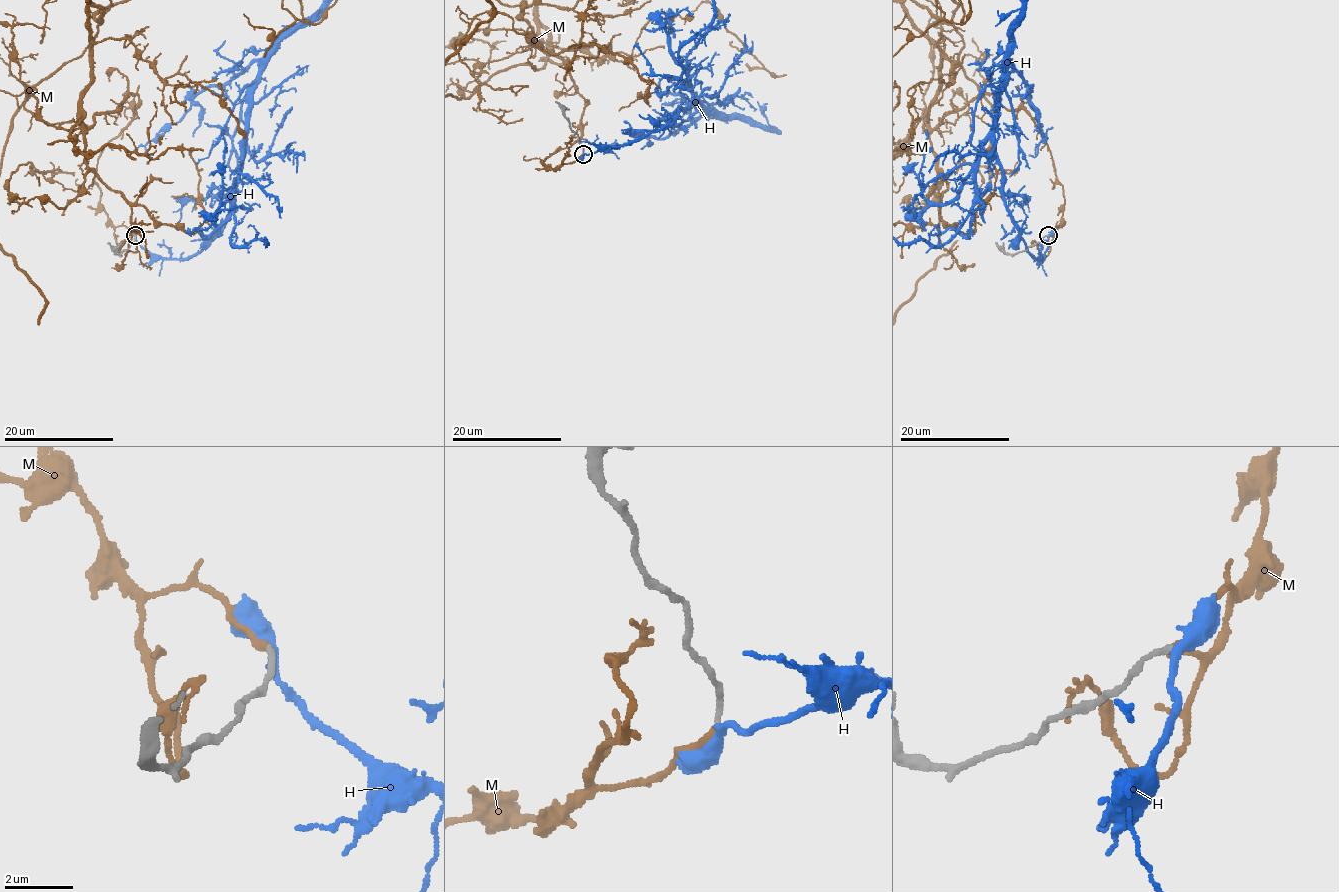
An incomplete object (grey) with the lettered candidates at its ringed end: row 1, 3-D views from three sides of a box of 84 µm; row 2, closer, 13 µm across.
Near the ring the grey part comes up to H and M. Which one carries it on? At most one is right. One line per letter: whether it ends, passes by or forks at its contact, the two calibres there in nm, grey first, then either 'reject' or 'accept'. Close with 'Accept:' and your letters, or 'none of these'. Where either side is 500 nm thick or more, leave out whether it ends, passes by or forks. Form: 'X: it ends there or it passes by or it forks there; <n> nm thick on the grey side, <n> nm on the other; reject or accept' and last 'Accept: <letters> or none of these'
H: it passes by; 150 nm thick on the grey side, 320 nm on the other; reject
M: it ends there; 150 nm thick on the grey side, 190 nm on the other; accept
Accept: M

